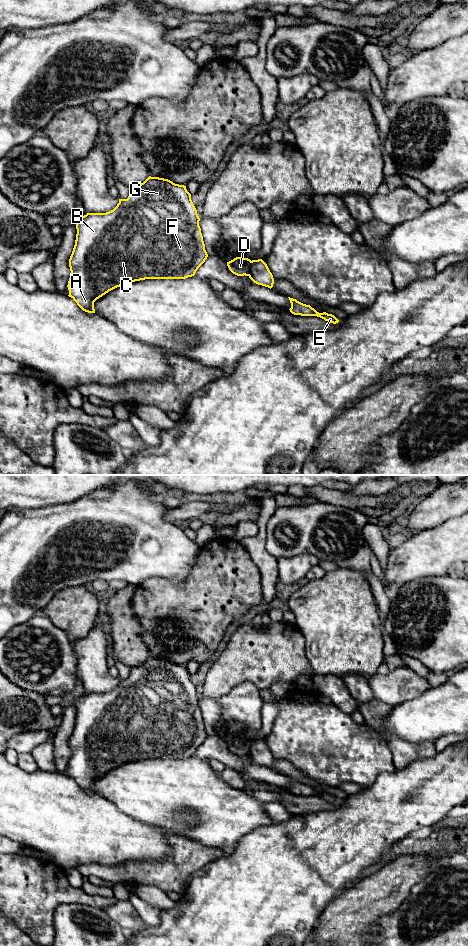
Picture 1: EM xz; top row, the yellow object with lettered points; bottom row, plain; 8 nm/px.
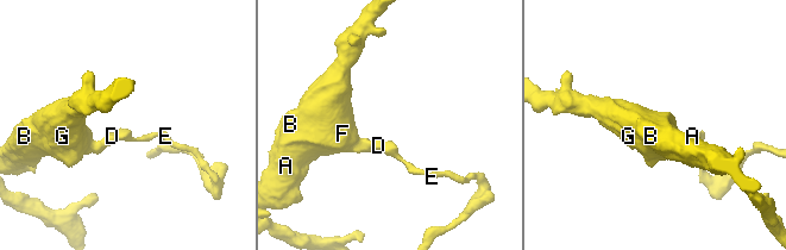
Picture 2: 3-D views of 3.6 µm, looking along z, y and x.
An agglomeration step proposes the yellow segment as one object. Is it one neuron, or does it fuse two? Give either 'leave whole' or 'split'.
split

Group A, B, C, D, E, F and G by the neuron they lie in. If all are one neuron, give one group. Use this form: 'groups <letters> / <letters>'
groups A B C D F G / E

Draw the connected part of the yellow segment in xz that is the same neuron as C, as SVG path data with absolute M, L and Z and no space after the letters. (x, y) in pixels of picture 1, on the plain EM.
M149 656L143 663L131 668L127 679L119 679L113 690L87 693L76 701L76 720L69 739L71 756L67 765L68 776L83 791L95 793L94 782L123 764L145 759L185 759L194 756L208 737L199 701L186 666Z

